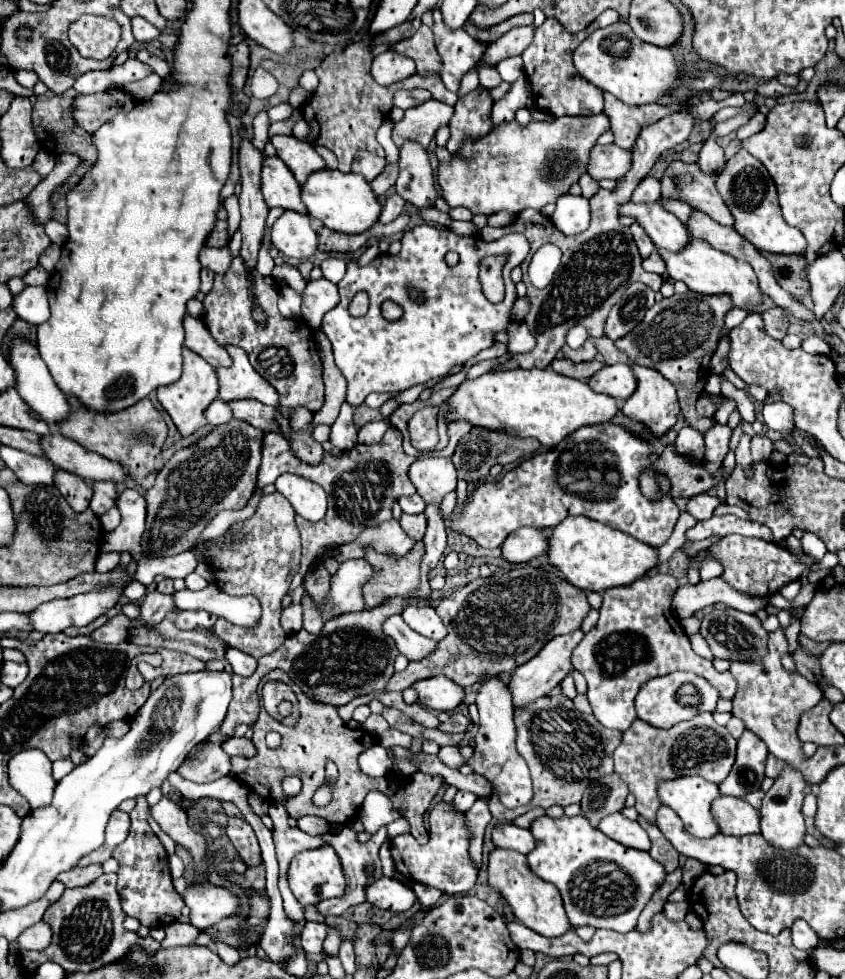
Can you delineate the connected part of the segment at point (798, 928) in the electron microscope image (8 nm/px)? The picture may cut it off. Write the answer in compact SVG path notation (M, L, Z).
M796 919L796 923L792 925L792 939L794 939L794 945L802 951L816 947L820 941L818 935L808 927L808 923L804 923L804 919Z

